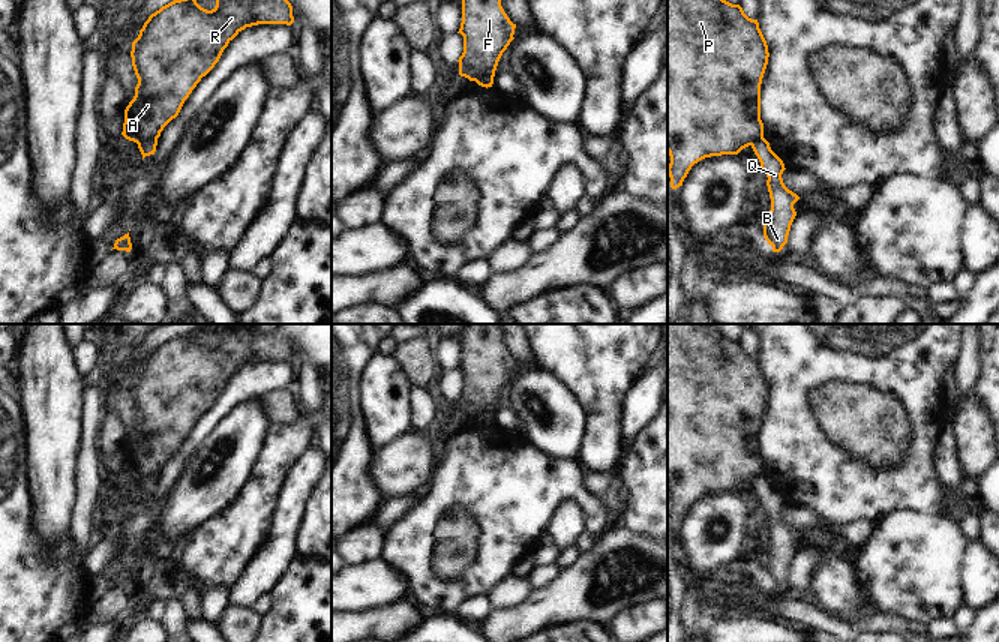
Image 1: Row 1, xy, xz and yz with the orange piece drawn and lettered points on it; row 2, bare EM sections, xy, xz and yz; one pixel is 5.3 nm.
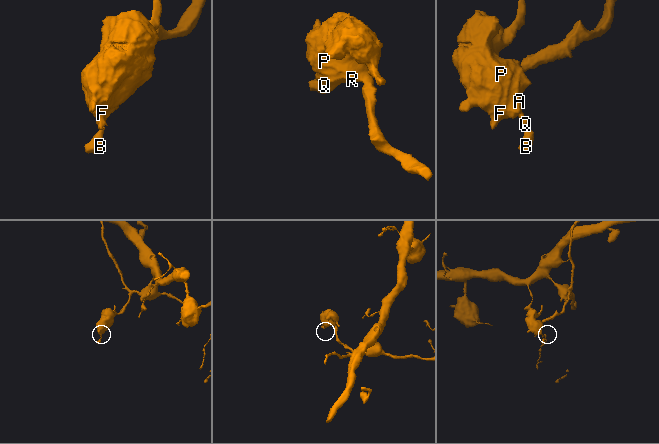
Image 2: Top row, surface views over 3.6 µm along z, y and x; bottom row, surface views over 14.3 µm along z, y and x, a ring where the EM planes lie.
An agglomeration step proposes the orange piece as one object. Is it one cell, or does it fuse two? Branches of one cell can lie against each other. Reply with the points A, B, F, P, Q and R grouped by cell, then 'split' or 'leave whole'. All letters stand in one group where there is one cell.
A F P R / B Q; split

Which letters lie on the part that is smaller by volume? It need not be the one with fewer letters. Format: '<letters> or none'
B, Q

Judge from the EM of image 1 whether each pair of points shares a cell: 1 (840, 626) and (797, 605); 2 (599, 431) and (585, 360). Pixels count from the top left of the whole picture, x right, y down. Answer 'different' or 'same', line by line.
1: same
2: same

